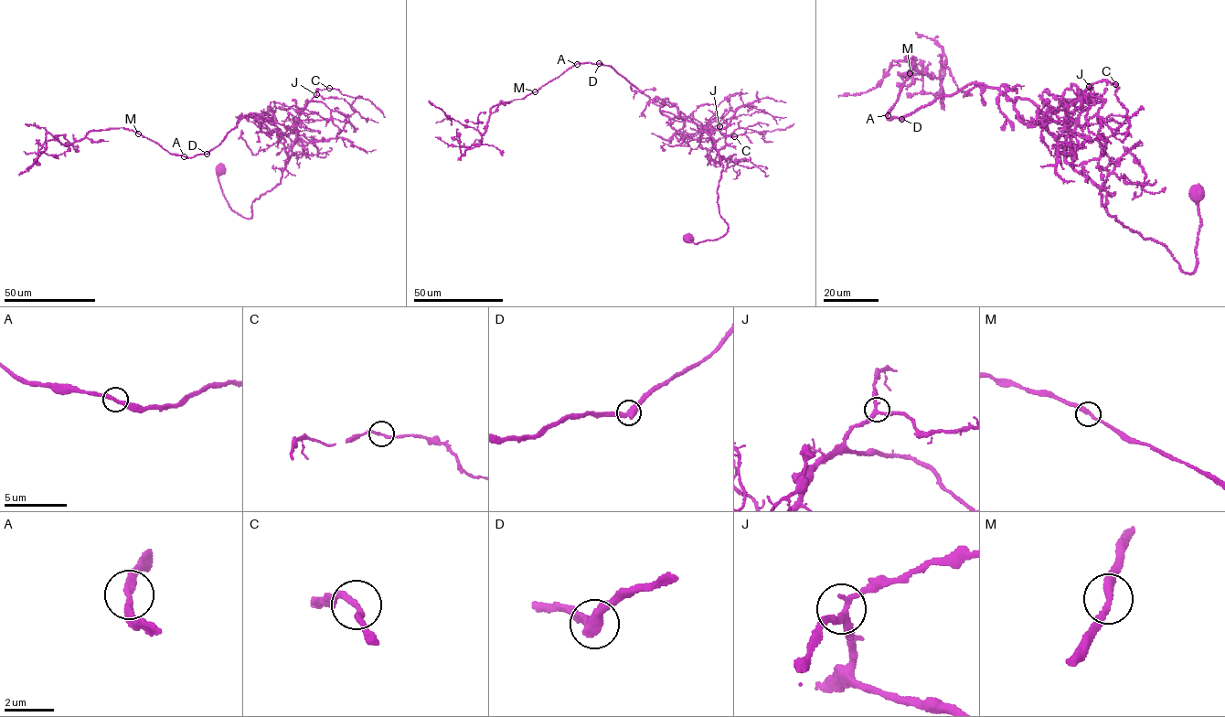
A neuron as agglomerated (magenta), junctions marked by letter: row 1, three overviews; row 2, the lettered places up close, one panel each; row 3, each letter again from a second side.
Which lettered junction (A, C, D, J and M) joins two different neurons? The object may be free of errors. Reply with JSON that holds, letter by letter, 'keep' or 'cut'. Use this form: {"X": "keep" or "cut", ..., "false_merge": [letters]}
{"A": "keep", "C": "keep", "D": "keep", "J": "keep", "M": "keep", "false_merge": []}

